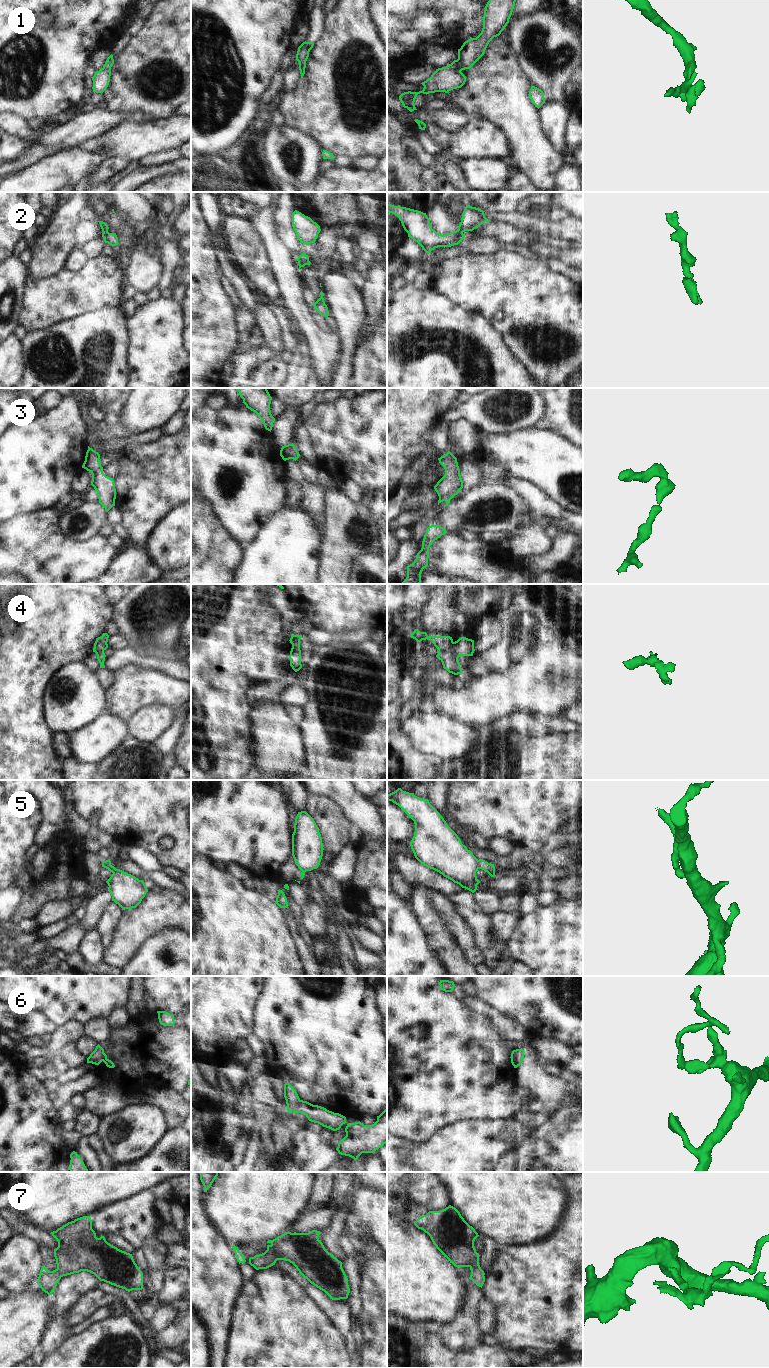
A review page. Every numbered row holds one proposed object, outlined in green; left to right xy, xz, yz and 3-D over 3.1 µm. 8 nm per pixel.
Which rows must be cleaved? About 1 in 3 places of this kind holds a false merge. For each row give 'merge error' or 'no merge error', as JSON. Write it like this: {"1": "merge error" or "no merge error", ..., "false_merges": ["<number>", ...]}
{"1": "no merge error", "2": "merge error", "3": "no merge error", "4": "no merge error", "5": "merge error", "6": "merge error", "7": "no merge error", "false_merges": ["2", "5", "6"]}

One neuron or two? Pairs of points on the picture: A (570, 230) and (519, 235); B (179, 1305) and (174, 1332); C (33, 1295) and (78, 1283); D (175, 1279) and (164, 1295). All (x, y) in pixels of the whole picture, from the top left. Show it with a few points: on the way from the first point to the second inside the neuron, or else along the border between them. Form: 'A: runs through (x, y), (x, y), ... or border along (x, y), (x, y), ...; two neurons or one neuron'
A: border along (529, 231), (533, 236); two neurons
B: runs through (180, 1312), (180, 1325); one neuron
C: border along (52, 1295), (49, 1318); two neurons
D: runs through (175, 1283), (168, 1291); one neuron

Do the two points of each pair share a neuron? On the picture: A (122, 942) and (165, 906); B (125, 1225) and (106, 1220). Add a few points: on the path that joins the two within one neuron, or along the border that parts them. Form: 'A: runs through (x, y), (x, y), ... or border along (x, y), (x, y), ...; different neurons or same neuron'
A: runs through (133, 931), (143, 921), (154, 915); same neuron
B: runs through (120, 1220), (111, 1220); same neuron

